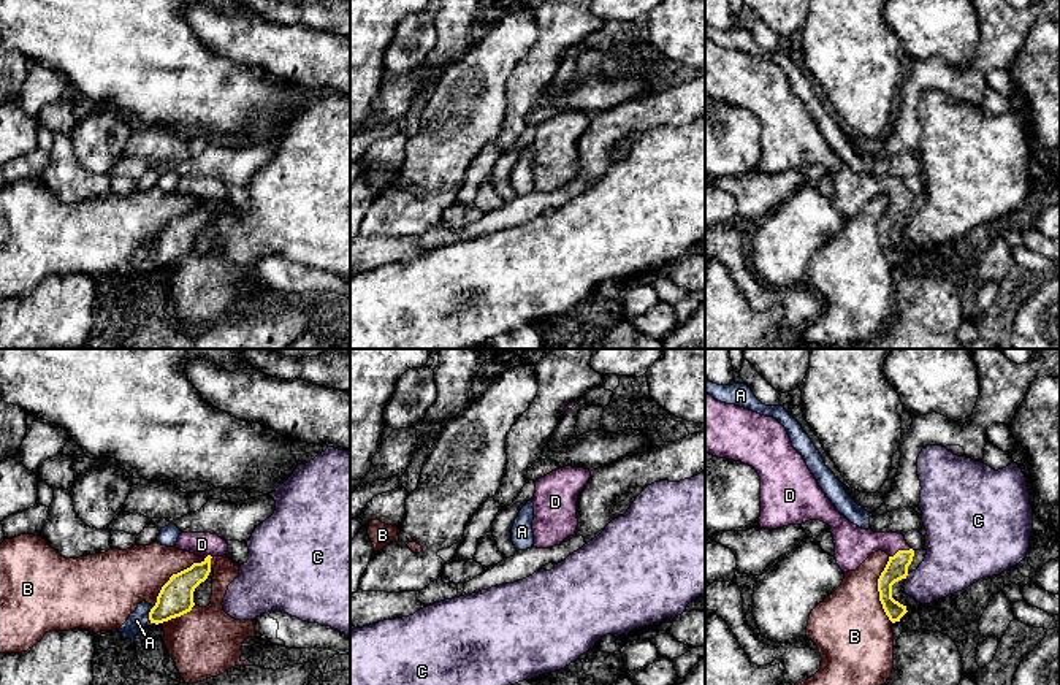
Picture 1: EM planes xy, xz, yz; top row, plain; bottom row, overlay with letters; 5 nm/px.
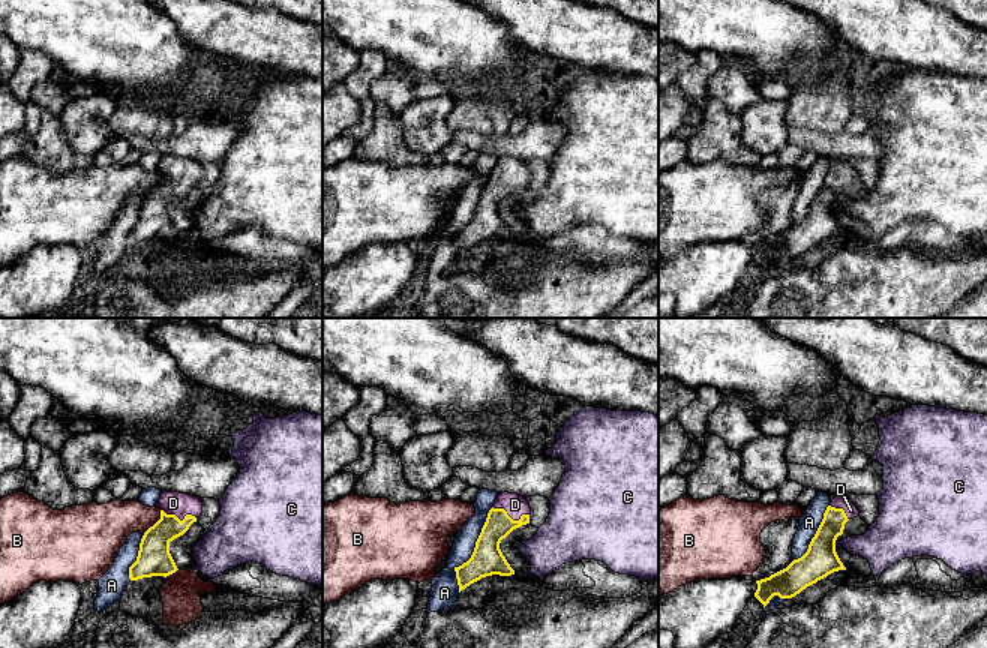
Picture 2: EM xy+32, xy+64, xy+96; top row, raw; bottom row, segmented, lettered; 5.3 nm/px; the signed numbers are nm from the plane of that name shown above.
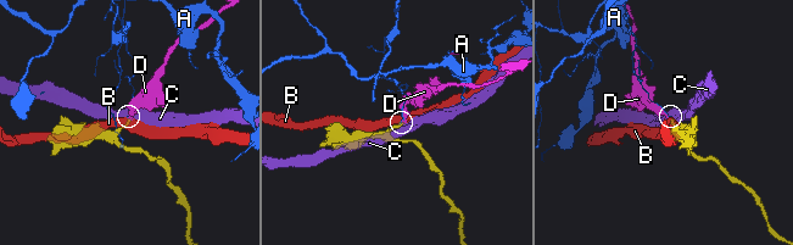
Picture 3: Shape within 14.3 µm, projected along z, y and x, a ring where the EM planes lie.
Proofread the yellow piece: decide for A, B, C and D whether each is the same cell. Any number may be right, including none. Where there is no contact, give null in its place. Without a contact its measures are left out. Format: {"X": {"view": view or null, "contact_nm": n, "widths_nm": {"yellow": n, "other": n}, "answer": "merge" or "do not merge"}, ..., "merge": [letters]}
{"A": {"view": "xy", "contact_nm": 40, "widths_nm": {"yellow": 180, "other": 90}, "answer": "do not merge"}, "B": {"view": "xy", "contact_nm": 380, "widths_nm": {"yellow": 180, "other": 300}, "answer": "do not merge"}, "C": {"view": "yz", "contact_nm": 30, "widths_nm": {"yellow": 120, "other": 280}, "answer": "do not merge"}, "D": {"view": "yz", "contact_nm": 120, "widths_nm": {"yellow": 120, "other": 190}, "answer": "merge"}, "merge": ["D"]}

